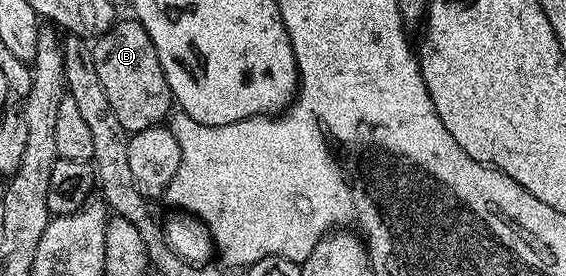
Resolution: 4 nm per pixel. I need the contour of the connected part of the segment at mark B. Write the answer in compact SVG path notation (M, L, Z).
M134 18L116 19L115 25L105 35L94 41L91 49L93 66L97 66L97 78L117 114L117 122L125 126L128 134L152 128L154 124L163 124L173 111L173 101L165 70L157 58L153 38Z

